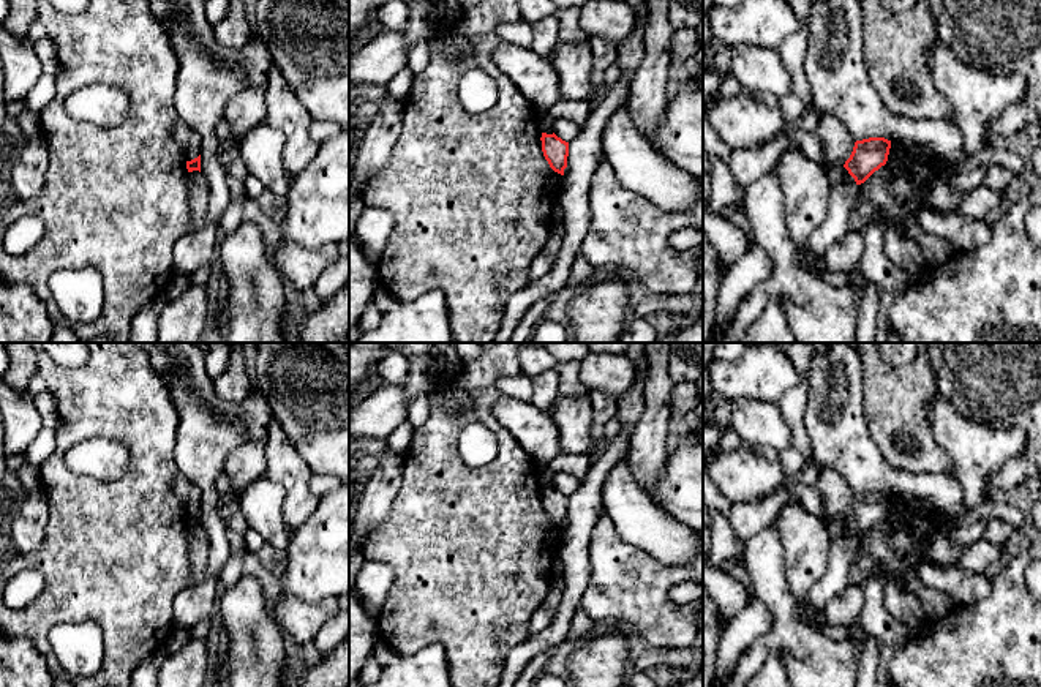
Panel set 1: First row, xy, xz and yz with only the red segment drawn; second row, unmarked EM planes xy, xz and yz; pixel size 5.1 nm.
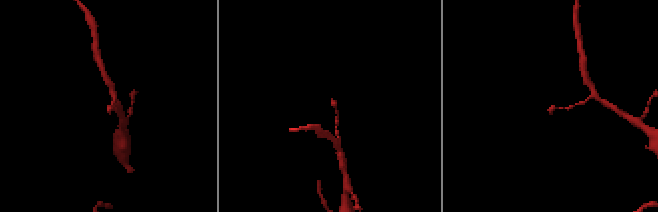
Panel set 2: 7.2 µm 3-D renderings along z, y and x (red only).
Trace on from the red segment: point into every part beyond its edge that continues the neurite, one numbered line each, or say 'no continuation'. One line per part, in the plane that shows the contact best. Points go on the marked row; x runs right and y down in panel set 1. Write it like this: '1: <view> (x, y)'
no continuation

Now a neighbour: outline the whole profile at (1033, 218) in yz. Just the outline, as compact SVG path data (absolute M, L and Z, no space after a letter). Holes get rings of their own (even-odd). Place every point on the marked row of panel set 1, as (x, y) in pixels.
M1041 205L1033 207L1025 216L1025 229L1030 238L1041 246Z

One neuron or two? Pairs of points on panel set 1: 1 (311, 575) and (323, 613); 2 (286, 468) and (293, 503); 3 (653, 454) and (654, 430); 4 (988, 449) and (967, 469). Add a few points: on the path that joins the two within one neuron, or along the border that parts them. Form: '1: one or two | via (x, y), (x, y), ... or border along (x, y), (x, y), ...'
1: two | border along (283, 593), (315, 602), (332, 597)
2: one | via (293, 476), (293, 495)
3: one | via (653, 447), (653, 436)
4: one | via (983, 454), (972, 465)

